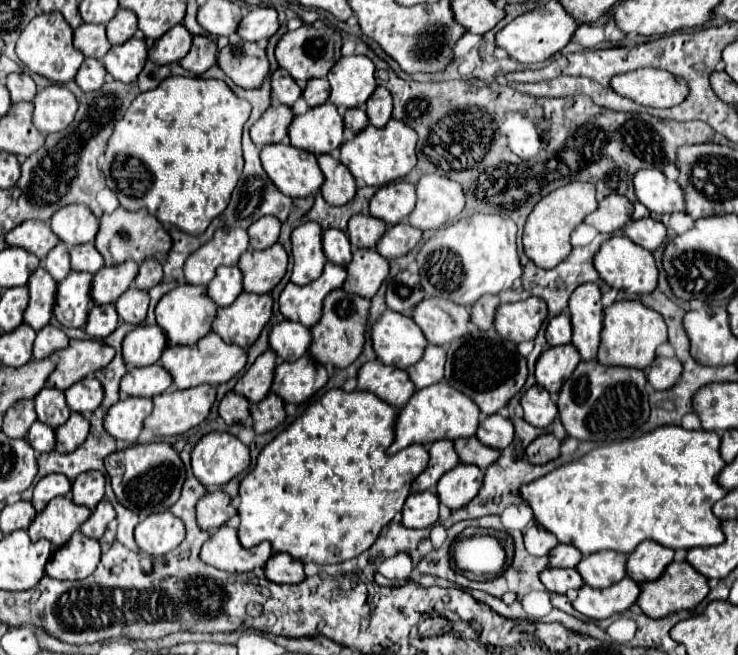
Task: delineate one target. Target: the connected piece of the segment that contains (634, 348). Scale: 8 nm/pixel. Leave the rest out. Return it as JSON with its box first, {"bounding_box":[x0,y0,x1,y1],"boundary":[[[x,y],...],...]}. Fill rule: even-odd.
{"bounding_box":[598,300,668,368],"boundary":[[[620,300],[612,306],[604,308],[604,328],[602,342],[598,350],[598,362],[604,366],[630,366],[630,368],[648,368],[656,358],[656,348],[668,342],[666,322],[662,316],[650,308],[646,308],[638,300]]]}

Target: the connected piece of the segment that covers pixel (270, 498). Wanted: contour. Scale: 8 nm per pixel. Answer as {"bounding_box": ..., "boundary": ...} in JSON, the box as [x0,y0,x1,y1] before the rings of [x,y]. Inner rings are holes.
{"bounding_box":[238,390,428,566],"boundary":[[[328,390],[318,402],[310,404],[308,410],[296,418],[284,432],[280,432],[270,444],[264,446],[264,450],[260,452],[258,456],[258,462],[256,462],[256,468],[242,478],[240,482],[240,506],[238,506],[238,516],[240,516],[240,528],[238,528],[238,538],[240,538],[240,544],[244,548],[254,548],[258,546],[260,542],[268,540],[274,548],[274,552],[288,552],[290,556],[298,558],[300,562],[308,564],[308,562],[316,562],[320,566],[326,566],[326,564],[338,564],[338,562],[344,562],[348,558],[356,558],[360,556],[362,552],[366,552],[380,536],[380,530],[402,510],[408,494],[410,494],[410,482],[422,474],[422,470],[426,470],[428,466],[428,452],[424,446],[420,444],[414,444],[414,446],[408,446],[396,454],[386,454],[388,446],[394,442],[394,426],[396,426],[396,410],[388,404],[388,402],[382,402],[382,398],[378,398],[376,394],[372,392],[364,392],[364,390],[354,390],[354,392],[344,392],[344,390]]]}

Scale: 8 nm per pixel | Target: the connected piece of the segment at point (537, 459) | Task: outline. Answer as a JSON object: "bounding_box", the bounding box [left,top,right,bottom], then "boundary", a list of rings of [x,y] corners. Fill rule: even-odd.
{"bounding_box":[526,434,562,464],"boundary":[[[542,434],[526,448],[526,454],[532,464],[546,464],[560,456],[560,446],[562,442],[554,434]]]}

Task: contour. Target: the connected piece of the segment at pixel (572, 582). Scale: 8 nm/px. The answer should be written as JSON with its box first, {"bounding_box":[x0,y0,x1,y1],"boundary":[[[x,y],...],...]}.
{"bounding_box":[540,568,584,594],"boundary":[[[548,568],[540,574],[540,580],[544,582],[544,586],[550,592],[556,592],[556,594],[568,594],[570,590],[580,590],[584,586],[582,576],[574,568],[570,568],[570,570]]]}

